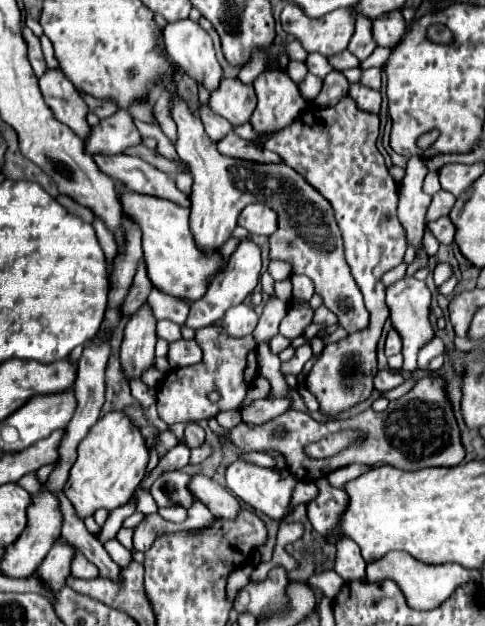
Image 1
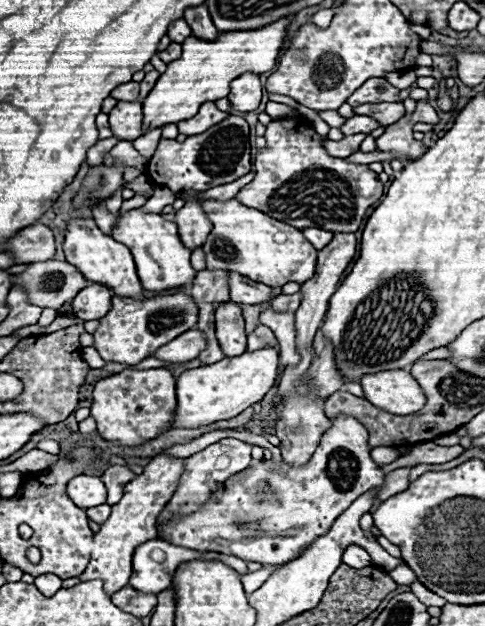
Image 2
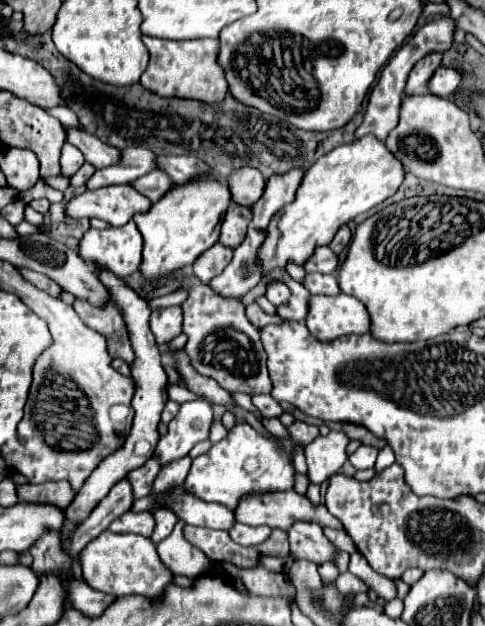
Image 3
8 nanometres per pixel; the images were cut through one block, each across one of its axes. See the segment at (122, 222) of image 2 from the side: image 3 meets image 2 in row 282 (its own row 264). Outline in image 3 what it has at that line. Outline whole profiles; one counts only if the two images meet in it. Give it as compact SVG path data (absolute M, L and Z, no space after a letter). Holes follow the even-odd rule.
M202 174L186 184L174 184L164 198L154 202L146 212L136 214L134 222L144 236L142 274L146 278L158 278L192 264L204 250L218 242L220 224L228 206L228 184L212 174Z

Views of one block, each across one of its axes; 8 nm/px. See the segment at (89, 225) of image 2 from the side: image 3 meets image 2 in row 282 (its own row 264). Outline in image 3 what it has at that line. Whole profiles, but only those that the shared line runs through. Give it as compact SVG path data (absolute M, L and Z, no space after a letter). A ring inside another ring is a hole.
M132 220L126 226L120 226L120 228L88 230L84 234L84 238L80 240L78 254L88 262L94 262L102 268L112 270L116 276L126 278L126 276L130 276L132 272L136 272L140 268L140 262L142 262L142 234L140 234L140 230L136 228L136 224Z

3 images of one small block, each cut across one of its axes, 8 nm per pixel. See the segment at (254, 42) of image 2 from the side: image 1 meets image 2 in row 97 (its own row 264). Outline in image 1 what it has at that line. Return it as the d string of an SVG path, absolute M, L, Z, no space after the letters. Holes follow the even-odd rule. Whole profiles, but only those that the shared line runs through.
M128 190L122 192L120 202L122 202L126 214L130 214L130 218L134 218L142 226L144 260L146 260L148 276L150 276L152 284L160 292L170 294L174 298L184 298L188 302L200 300L210 286L210 276L220 274L224 270L226 262L224 262L224 256L220 254L220 250L202 252L196 246L194 236L190 232L190 224L188 224L190 210L184 206L178 206L170 200L162 200L156 196L144 196L144 194L128 192Z

